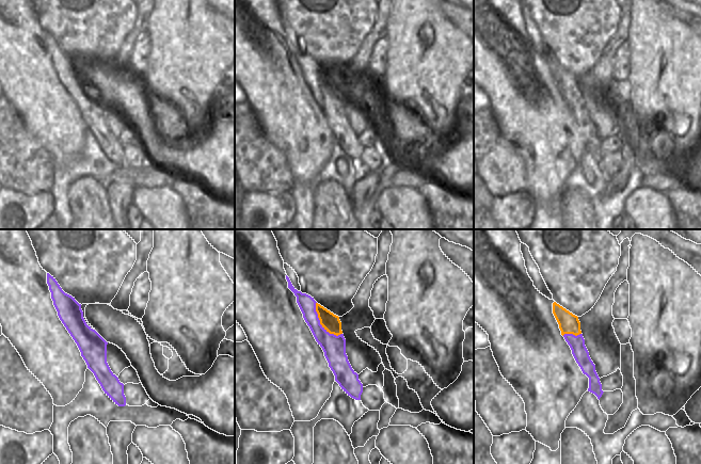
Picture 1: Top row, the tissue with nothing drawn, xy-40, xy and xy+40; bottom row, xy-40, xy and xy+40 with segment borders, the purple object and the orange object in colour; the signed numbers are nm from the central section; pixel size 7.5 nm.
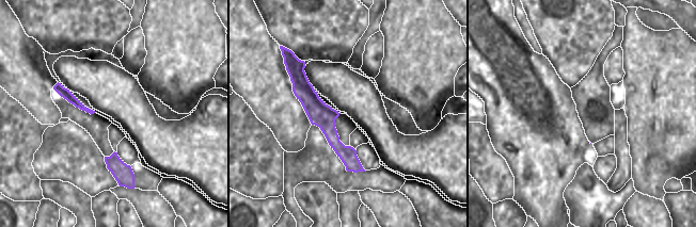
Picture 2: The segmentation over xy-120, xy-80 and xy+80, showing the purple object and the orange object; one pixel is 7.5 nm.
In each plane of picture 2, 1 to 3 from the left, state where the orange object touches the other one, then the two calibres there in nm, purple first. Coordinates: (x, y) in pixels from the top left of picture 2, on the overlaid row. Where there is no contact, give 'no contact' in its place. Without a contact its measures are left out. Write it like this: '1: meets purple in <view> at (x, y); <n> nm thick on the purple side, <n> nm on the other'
1: no contact
2: no contact
3: no contact

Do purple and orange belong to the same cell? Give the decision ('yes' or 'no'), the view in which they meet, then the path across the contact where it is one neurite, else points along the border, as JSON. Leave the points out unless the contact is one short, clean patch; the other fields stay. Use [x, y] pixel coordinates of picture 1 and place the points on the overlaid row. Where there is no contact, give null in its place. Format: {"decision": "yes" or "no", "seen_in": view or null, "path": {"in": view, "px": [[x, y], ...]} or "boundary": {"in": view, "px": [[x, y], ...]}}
{"decision": "yes", "seen_in": "xy", "path": {"in": "xy", "px": [[334, 347], [328, 332], [319, 323], [331, 322]]}}

